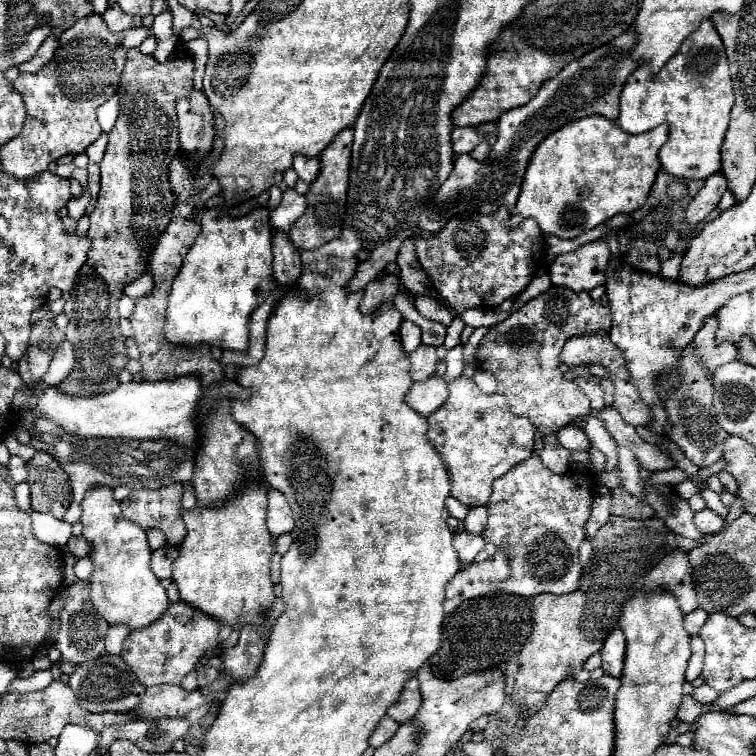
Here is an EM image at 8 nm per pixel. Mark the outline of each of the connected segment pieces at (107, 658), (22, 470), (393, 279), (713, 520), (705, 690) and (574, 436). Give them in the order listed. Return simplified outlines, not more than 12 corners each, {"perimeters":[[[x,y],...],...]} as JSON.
{"perimeters":[[[122,656],[80,664],[68,686],[88,712],[128,714],[144,686]],[[20,456],[8,462],[8,474],[14,482],[26,480],[26,462]],[[386,274],[366,286],[360,310],[370,314],[398,292],[398,276]],[[710,508],[696,512],[694,522],[704,534],[718,532],[724,518]],[[708,684],[694,688],[698,704],[712,704],[718,698]],[[574,426],[558,430],[568,450],[588,450],[588,436]]]}

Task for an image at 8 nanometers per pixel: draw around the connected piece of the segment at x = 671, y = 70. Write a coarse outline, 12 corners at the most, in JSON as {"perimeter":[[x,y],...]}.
{"perimeter":[[702,20],[690,48],[624,84],[616,124],[666,122],[662,168],[720,170],[734,94],[724,44]]}

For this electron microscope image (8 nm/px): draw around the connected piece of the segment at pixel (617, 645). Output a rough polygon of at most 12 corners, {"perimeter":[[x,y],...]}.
{"perimeter":[[614,628],[600,650],[602,670],[620,676],[626,640]]}

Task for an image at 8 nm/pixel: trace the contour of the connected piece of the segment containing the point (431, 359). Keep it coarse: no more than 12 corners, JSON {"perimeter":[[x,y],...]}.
{"perimeter":[[420,344],[410,352],[412,380],[434,374],[438,354]]}

